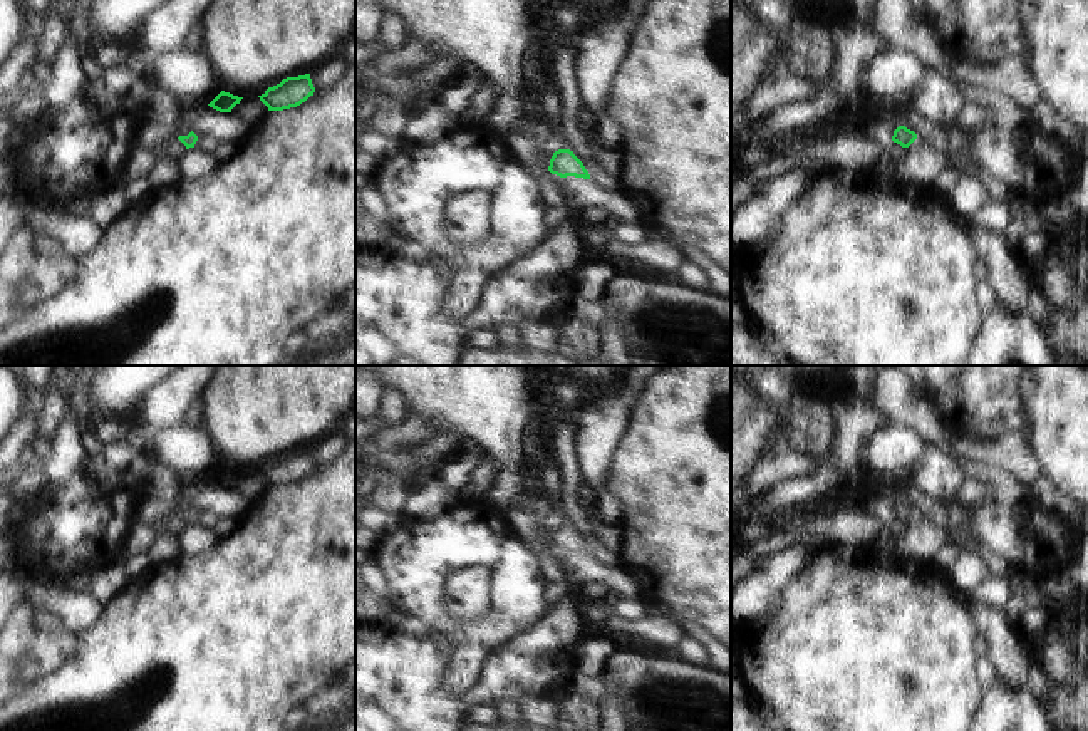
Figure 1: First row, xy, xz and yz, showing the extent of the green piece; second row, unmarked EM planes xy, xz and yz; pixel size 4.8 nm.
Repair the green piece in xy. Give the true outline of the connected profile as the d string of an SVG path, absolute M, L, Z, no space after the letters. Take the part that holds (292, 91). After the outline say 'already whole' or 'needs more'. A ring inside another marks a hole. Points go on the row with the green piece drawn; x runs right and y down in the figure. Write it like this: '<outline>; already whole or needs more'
M310 74L298 77L287 77L280 84L268 87L260 97L260 101L268 107L268 111L283 111L297 107L313 96L315 87L312 84Z; already whole

